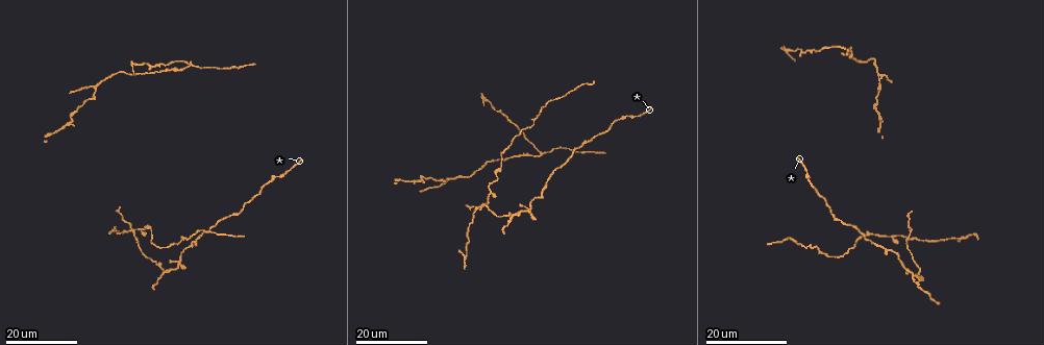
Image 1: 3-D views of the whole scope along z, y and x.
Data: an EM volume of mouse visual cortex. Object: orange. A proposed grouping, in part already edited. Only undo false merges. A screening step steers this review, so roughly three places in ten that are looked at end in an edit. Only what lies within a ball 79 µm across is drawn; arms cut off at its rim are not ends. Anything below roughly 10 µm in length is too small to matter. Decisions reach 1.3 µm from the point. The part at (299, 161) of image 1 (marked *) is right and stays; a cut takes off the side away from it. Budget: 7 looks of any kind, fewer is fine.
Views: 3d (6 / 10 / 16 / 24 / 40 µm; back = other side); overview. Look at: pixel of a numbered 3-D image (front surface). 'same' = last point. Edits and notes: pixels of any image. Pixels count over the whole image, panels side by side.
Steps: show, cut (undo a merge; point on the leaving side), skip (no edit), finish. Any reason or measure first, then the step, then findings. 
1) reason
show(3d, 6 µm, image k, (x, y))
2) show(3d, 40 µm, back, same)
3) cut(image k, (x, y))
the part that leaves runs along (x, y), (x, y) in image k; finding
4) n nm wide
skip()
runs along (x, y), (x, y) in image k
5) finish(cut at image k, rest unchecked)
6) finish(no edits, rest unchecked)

a fork
show(3d, 16 µm, image 1, (544, 153))

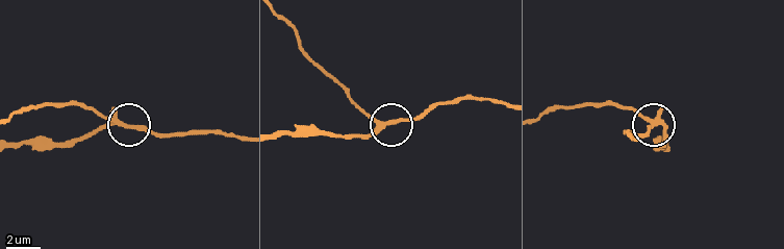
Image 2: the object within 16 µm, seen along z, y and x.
show(3d, 6 µm, image 2, (653, 119))

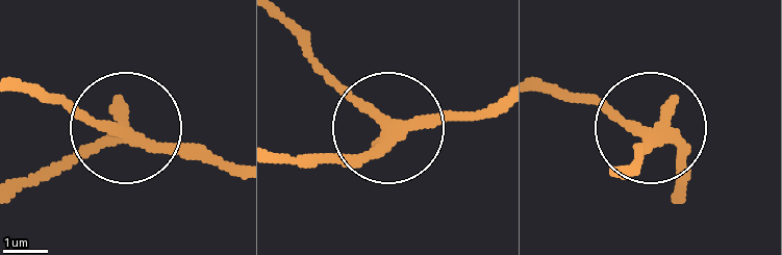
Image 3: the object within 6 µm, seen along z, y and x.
3 arms
skip()
runs along (284, 158), (352, 158), (397, 124), (494, 113) in image 3; all the same neuron

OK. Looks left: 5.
thick turns thin
show(3d, 16 µm, image 1, (866, 60))

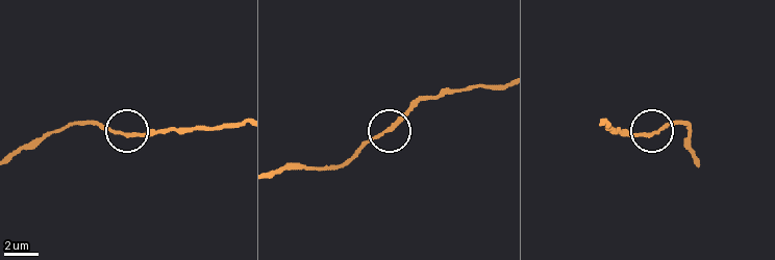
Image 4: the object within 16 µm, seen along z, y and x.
show(3d, 6 µm, image 4, (392, 129))

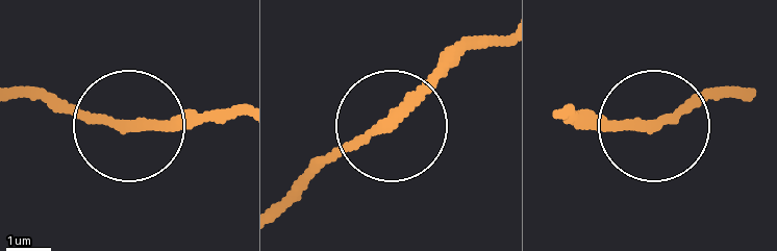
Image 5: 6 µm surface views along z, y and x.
230 nm wide
skip()
runs along (18, 98), (52, 98), (142, 131), (216, 120) in image 5; one neuron here

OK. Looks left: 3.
sudden change in width
show(3d, 24 µm, image 1, (880, 75))

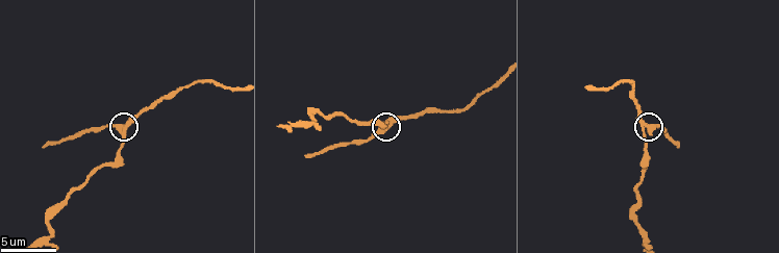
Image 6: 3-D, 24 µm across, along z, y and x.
closer look
show(3d, 6 µm, image 6, (644, 131))

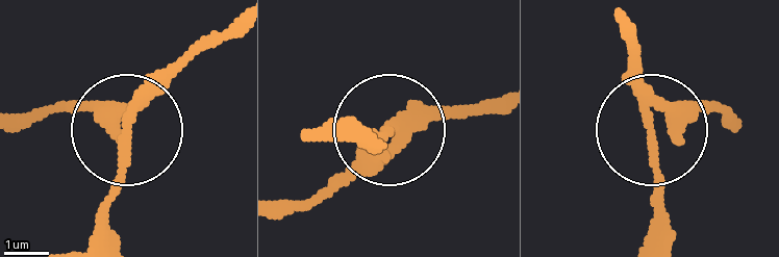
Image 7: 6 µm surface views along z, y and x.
cut(image 7, (124, 153))
the part that leaves runs along (144, 93), (132, 156), (99, 234) in image 7; two neurons meet here

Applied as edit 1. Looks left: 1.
finish(cut at image 7, rest unchecked)

